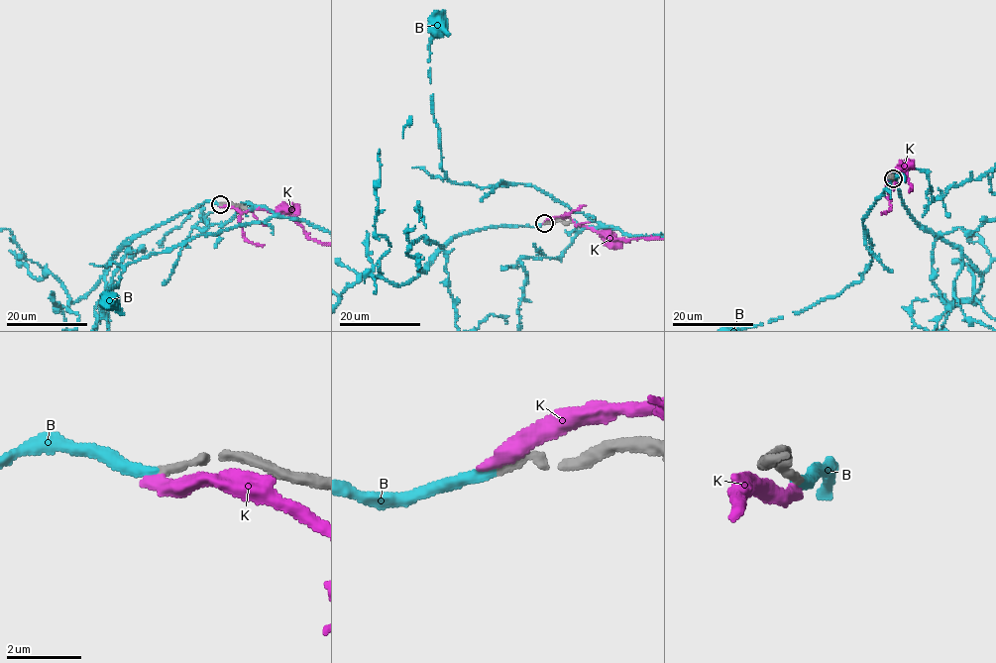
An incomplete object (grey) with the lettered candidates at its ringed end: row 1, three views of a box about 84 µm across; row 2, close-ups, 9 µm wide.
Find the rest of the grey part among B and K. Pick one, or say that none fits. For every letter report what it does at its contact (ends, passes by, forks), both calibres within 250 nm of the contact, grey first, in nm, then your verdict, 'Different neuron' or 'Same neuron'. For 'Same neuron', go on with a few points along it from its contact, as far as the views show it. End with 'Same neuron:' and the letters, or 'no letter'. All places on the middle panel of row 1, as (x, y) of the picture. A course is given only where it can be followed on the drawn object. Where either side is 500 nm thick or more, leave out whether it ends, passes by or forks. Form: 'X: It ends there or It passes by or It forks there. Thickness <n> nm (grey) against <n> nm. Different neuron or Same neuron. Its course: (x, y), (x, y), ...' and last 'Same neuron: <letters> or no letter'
B: It ends there. Thickness 240 nm (grey) against 320 nm. Same neuron
K: It ends there. Thickness 240 nm (grey) against 440 nm. Different neuron
Same neuron: B

